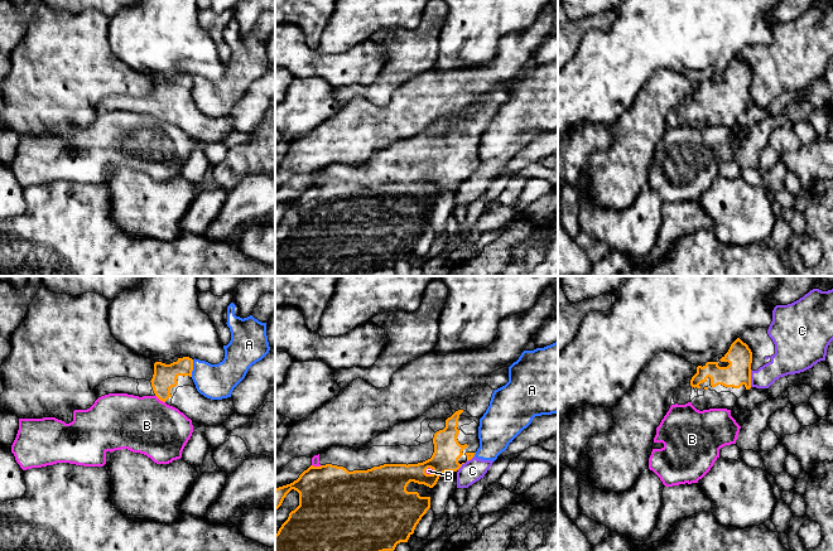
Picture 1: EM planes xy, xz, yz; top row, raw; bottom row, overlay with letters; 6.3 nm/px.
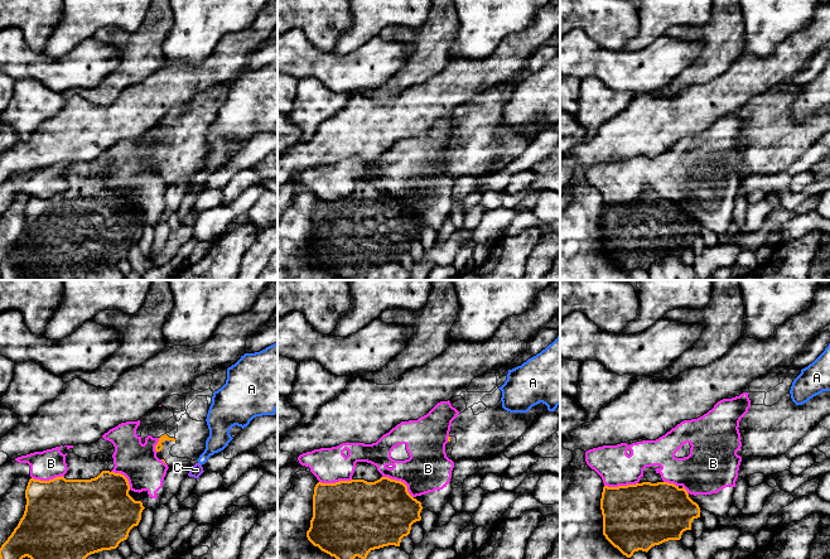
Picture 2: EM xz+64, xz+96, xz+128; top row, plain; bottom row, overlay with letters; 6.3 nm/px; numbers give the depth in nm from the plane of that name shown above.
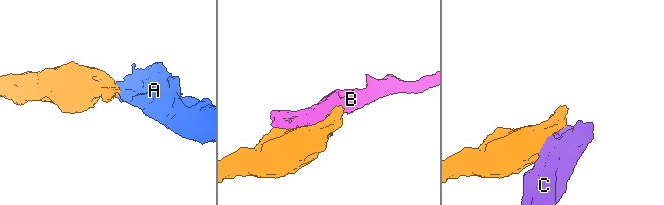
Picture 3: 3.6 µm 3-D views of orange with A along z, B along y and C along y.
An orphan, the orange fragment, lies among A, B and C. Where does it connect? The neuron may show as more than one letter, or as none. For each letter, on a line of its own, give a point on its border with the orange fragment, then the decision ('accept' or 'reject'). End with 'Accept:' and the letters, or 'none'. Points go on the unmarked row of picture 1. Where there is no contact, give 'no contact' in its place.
A: contact xy (192, 86); reject
B: contact xy (160, 117); reject
C: contact yz (750, 96); reject
Accept: none

